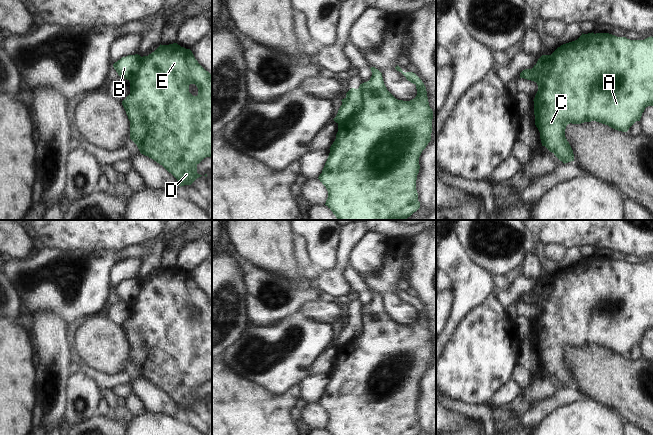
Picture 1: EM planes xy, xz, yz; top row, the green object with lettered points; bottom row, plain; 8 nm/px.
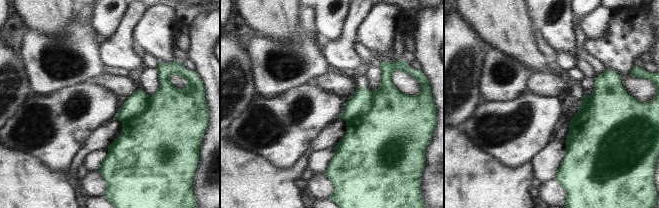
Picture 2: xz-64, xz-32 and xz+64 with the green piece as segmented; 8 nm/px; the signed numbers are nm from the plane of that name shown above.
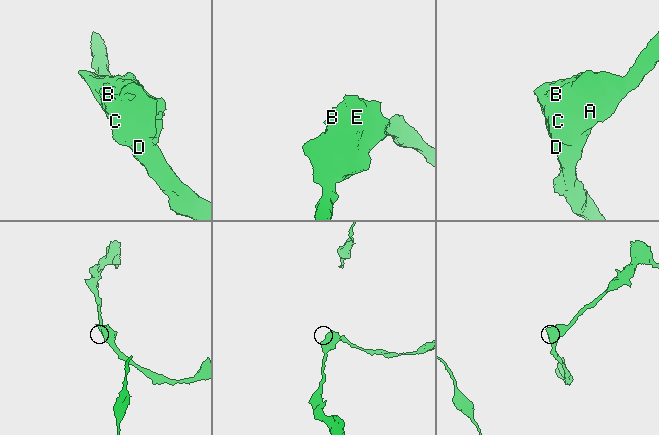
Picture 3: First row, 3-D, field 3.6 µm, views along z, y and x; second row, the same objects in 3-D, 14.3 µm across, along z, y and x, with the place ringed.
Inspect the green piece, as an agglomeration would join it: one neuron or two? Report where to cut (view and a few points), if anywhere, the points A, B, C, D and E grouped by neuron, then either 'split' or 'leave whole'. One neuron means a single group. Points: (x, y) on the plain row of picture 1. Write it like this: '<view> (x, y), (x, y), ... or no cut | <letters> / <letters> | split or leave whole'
xz (358, 312), (362, 323), (361, 334), (345, 346), (338, 348) | A C D E / B | split

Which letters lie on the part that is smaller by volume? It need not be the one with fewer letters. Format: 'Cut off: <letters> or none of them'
Cut off: B

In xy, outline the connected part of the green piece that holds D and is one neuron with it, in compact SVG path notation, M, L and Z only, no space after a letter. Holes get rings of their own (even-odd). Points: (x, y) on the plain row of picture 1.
M177 267L161 269L148 280L140 283L140 292L129 304L130 318L122 325L130 345L130 363L141 378L148 380L178 405L179 410L191 409L202 399L197 397L197 389L212 380L212 298L195 283L192 275ZM195 308L198 319L189 316L189 309Z

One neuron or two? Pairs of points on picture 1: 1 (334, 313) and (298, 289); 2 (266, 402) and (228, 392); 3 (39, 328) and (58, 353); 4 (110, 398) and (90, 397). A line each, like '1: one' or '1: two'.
1: two
2: one
3: one
4: two

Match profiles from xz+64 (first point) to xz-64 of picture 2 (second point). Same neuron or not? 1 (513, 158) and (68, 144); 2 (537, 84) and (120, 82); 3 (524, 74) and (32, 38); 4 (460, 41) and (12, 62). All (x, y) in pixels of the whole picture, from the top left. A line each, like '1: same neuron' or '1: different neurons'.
1: same neuron
2: same neuron
3: same neuron
4: same neuron

